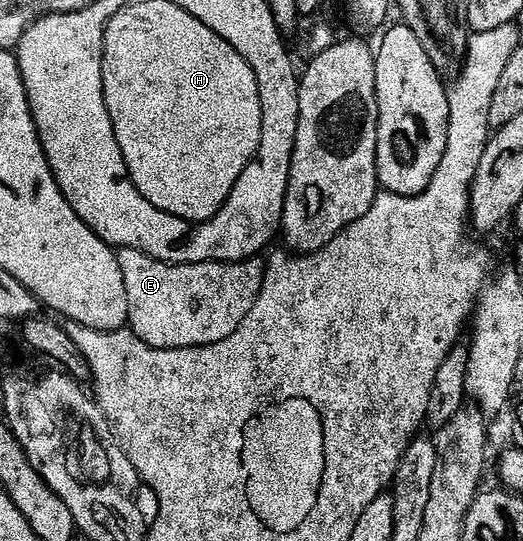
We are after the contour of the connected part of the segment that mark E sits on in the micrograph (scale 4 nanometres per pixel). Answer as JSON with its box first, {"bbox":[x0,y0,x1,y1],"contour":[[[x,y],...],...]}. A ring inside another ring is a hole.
{"bbox":[117,249,266,349],"contour":[[[119,249],[117,255],[128,299],[128,328],[145,345],[151,345],[154,349],[199,349],[202,345],[215,345],[228,339],[228,335],[232,335],[232,331],[244,323],[248,311],[252,311],[266,274],[265,264],[258,259],[233,263],[209,261],[195,265],[169,265],[135,249]]]}

